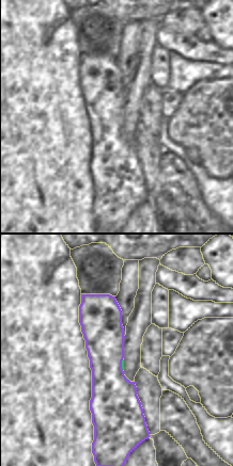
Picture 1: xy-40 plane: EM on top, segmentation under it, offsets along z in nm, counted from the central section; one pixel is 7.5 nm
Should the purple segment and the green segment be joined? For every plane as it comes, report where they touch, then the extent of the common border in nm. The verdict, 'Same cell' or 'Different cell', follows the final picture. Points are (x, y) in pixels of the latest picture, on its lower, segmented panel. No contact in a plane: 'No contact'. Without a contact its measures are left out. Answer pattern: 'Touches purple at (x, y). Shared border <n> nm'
Touches purple at (121, 365). Shared border 80 nm

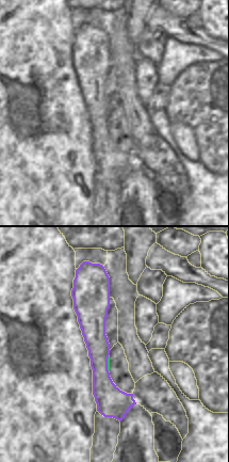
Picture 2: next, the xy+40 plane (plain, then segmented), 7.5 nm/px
Touches purple at (107, 364). Shared border 110 nm

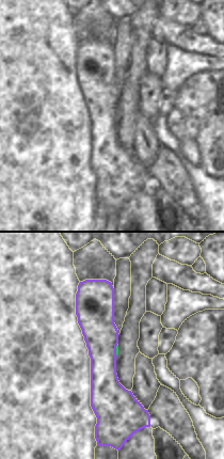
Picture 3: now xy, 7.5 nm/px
Touches purple at (115, 350). Shared border 90 nm

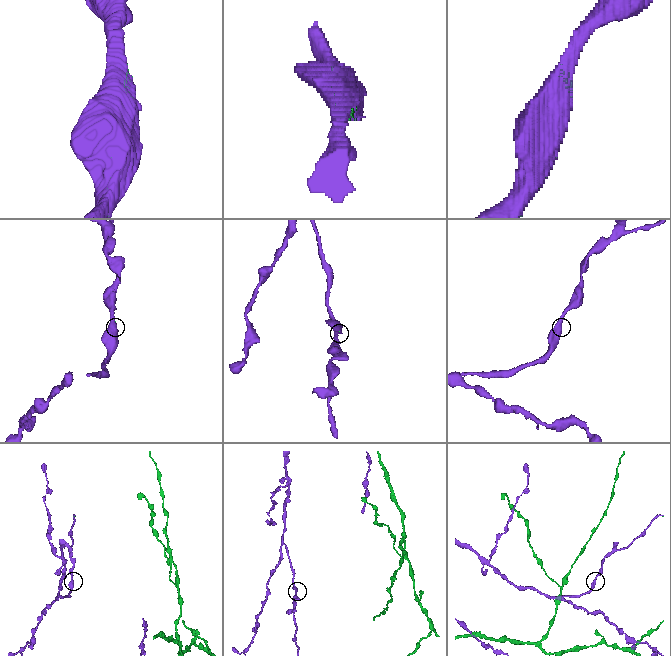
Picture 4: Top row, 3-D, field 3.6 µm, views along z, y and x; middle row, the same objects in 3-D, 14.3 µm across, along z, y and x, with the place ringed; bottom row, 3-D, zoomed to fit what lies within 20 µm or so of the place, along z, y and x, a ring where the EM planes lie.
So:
Same cell

